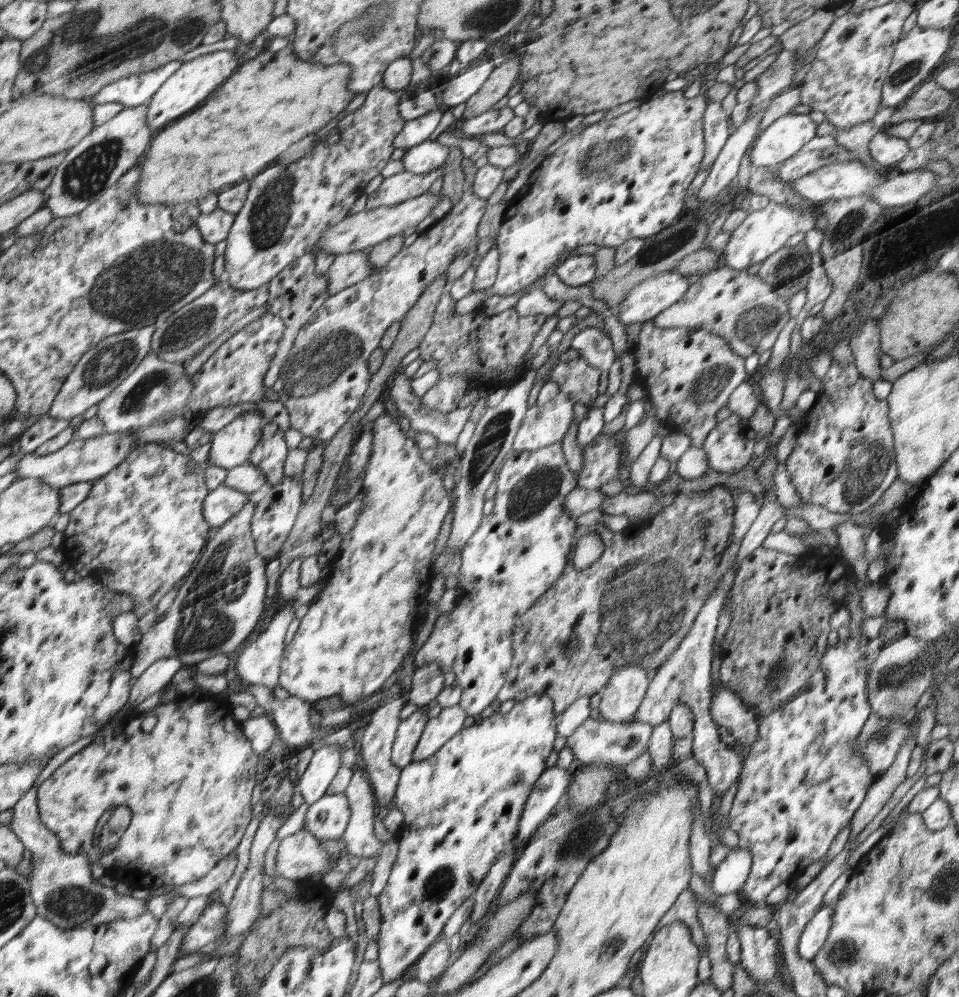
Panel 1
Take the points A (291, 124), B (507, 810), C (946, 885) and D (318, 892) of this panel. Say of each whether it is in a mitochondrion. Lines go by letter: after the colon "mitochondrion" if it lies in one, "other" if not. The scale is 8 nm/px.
A: other
B: other
C: mitochondrion
D: other

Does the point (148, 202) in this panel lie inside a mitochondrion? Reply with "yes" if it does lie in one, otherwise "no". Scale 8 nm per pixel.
no

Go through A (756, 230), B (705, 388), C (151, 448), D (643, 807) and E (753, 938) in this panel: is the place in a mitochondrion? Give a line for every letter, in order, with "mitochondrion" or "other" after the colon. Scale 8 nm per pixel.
A: other
B: mitochondrion
C: other
D: mitochondrion
E: other

